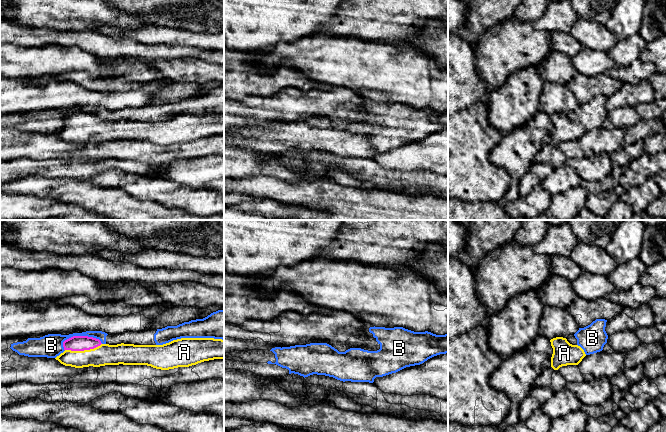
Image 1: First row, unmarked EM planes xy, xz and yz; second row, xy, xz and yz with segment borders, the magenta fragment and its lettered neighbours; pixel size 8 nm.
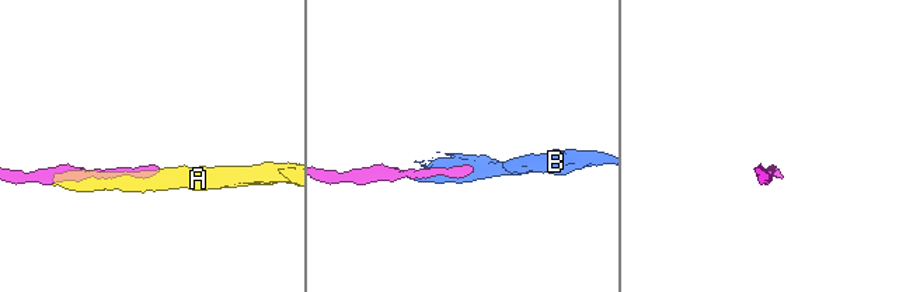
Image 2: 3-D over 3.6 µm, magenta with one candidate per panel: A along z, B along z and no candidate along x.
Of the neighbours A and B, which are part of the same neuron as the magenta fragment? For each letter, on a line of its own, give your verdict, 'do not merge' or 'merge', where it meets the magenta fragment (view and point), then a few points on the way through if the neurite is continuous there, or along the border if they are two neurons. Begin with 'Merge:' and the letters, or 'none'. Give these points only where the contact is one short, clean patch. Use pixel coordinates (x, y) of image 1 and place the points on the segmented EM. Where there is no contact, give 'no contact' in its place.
Merge: A
A: merge; meets magenta in xy at (83, 350)
B: do not merge; meets magenta in xy at (80, 336)

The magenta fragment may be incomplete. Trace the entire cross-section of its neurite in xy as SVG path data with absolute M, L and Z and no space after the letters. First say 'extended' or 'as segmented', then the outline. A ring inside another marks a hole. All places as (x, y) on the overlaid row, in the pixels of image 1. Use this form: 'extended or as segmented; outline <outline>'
extended; outline M73 336L63 347L65 351L55 359L75 368L123 364L169 370L224 359L224 340L214 338L181 338L163 345L109 345L93 337Z

